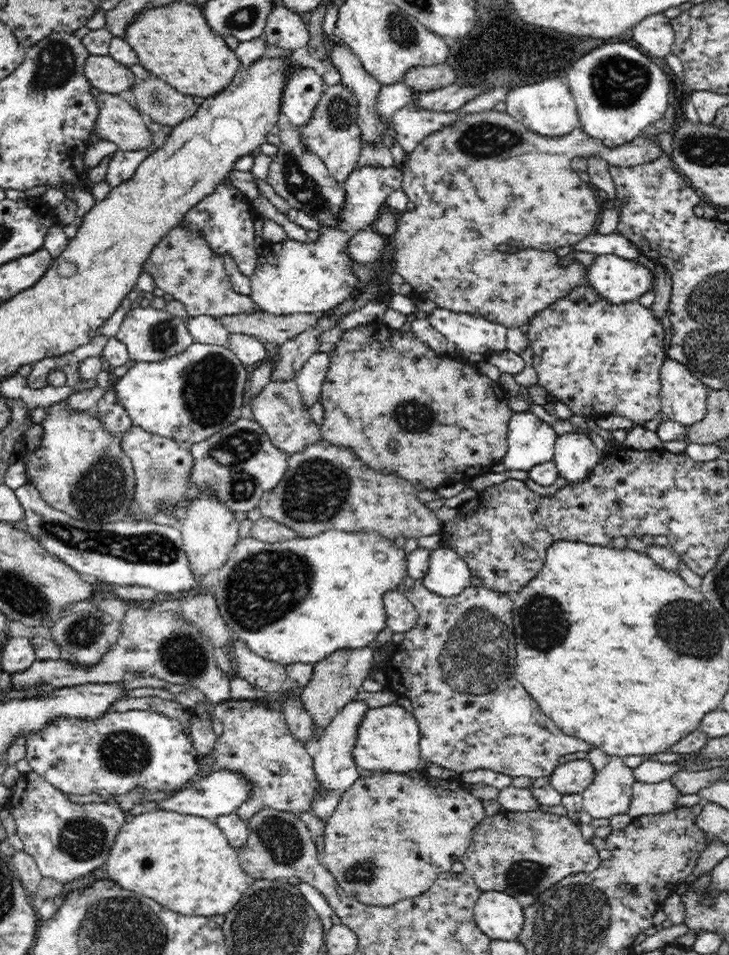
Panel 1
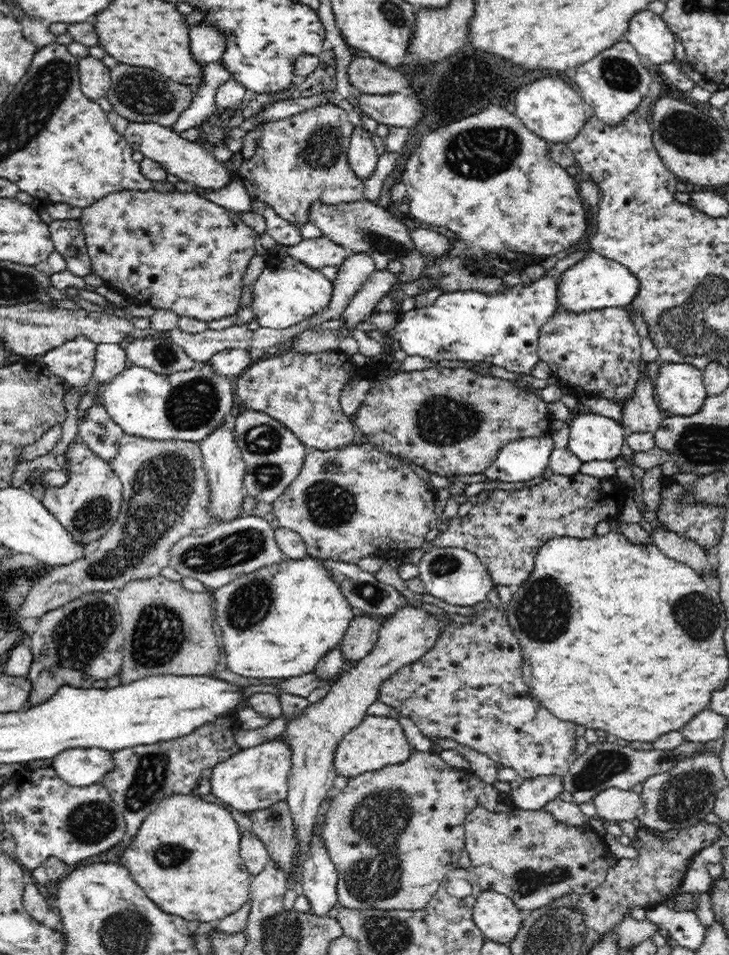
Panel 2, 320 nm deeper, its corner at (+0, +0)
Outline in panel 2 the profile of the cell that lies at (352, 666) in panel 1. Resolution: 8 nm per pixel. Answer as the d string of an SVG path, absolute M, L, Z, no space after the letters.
M366 615L355 617L340 642L340 649L344 655L344 662L359 661L376 646L378 632L383 621Z

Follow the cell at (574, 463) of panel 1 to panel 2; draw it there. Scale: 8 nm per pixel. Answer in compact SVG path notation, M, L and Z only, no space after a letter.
M592 413L572 417L572 421L567 447L582 462L613 461L625 451L628 430L623 423Z

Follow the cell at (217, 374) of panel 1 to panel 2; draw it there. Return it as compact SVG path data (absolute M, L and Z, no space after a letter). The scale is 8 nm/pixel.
M210 361L204 363L200 370L192 368L170 375L156 374L152 370L133 365L120 372L108 385L102 386L99 401L110 419L120 426L125 434L157 441L203 441L214 429L225 423L226 416L234 406L235 394L235 391L232 391L235 387L234 379L216 374Z

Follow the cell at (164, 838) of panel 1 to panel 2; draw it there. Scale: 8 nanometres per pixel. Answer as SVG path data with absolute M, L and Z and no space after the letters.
M196 795L163 798L122 852L120 864L160 910L214 924L251 898L250 873L240 855L242 833L230 811Z

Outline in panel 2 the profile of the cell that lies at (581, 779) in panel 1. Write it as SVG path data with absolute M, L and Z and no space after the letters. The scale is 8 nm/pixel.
M552 775L524 779L516 790L512 789L508 794L517 808L540 810L548 802L558 799L563 790L563 777Z

